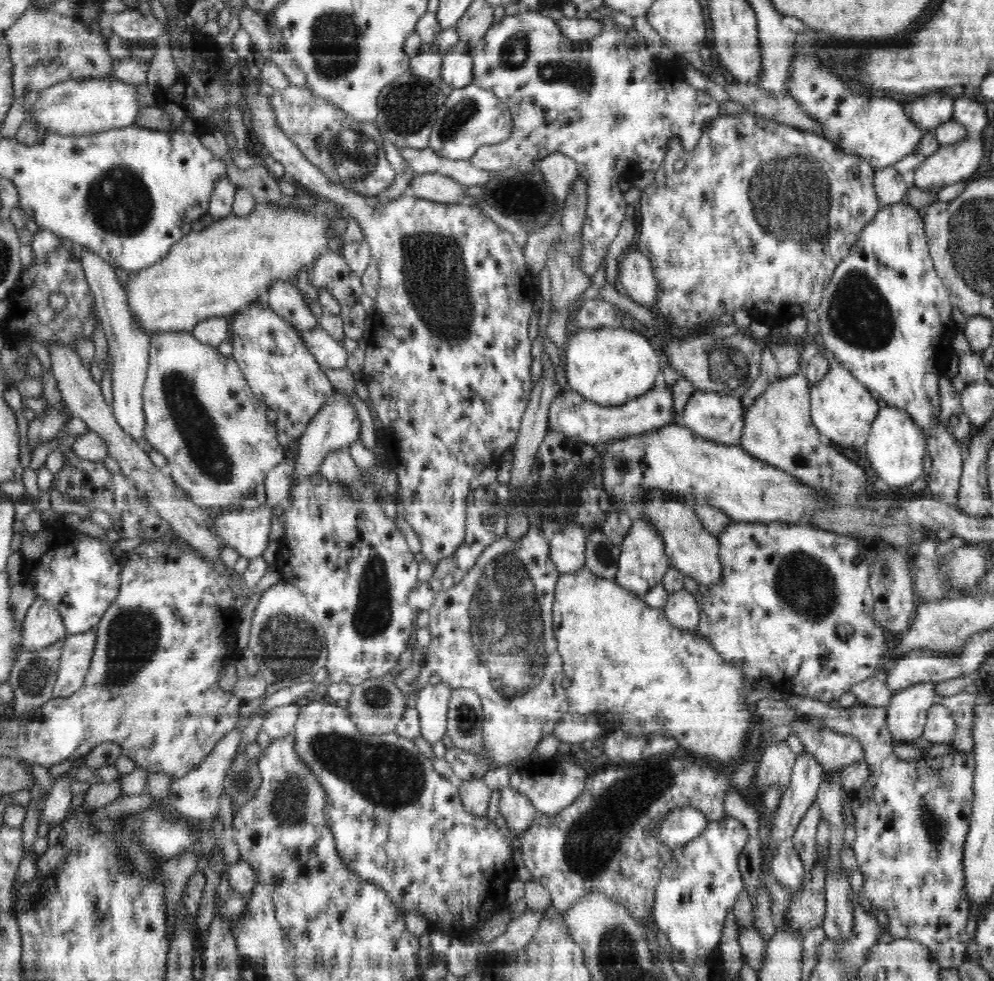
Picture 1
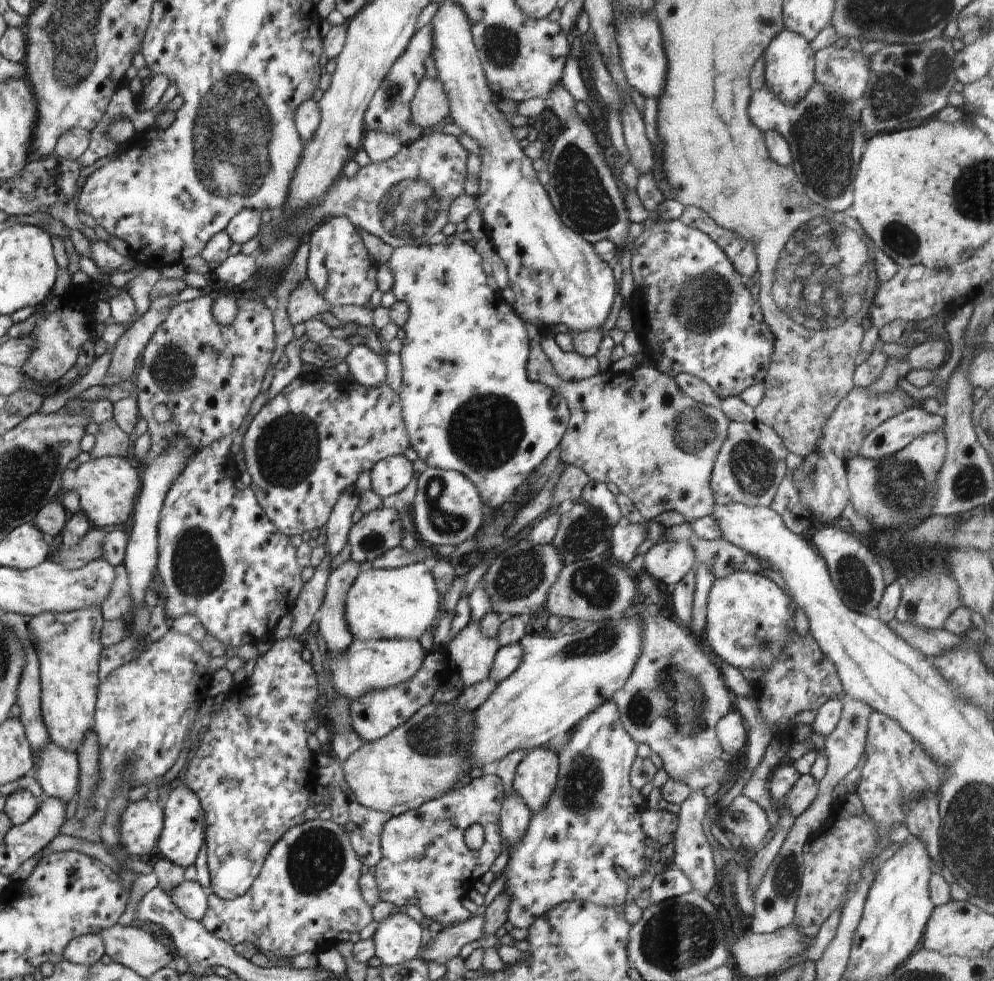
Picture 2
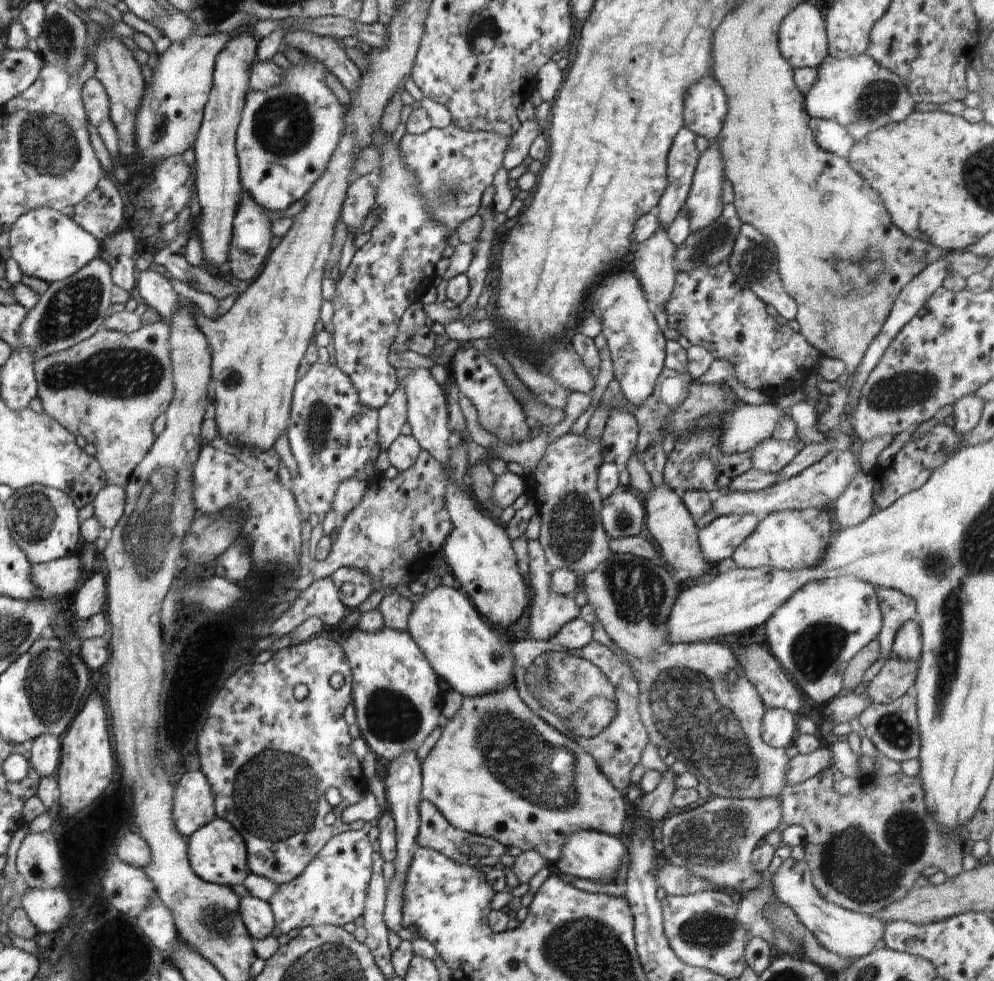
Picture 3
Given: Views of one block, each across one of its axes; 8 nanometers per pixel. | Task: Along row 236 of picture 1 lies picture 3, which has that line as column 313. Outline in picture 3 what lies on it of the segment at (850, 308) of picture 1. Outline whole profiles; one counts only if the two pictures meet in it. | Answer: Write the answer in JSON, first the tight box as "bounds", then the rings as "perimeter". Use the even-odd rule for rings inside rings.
{"bounds":[267,829,376,938],"perimeter":[[[350,829],[331,838],[294,880],[279,885],[267,900],[274,915],[276,938],[293,930],[318,925],[343,927],[362,916],[372,878],[372,856],[376,850],[364,830]]]}

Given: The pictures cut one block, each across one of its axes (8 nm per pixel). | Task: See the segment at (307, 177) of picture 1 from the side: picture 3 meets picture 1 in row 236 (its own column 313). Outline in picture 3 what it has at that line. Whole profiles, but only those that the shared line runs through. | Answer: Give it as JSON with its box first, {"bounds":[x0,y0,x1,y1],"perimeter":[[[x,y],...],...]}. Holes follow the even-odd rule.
{"bounds":[285,359,378,517],"perimeter":[[[311,359],[311,365],[306,376],[300,382],[296,382],[292,394],[290,422],[285,432],[290,450],[298,464],[298,476],[290,482],[289,487],[303,517],[310,516],[312,513],[326,515],[333,508],[338,486],[344,480],[357,477],[365,479],[364,470],[378,442],[378,409],[360,402],[360,396],[350,376],[330,362],[314,362]]]}

